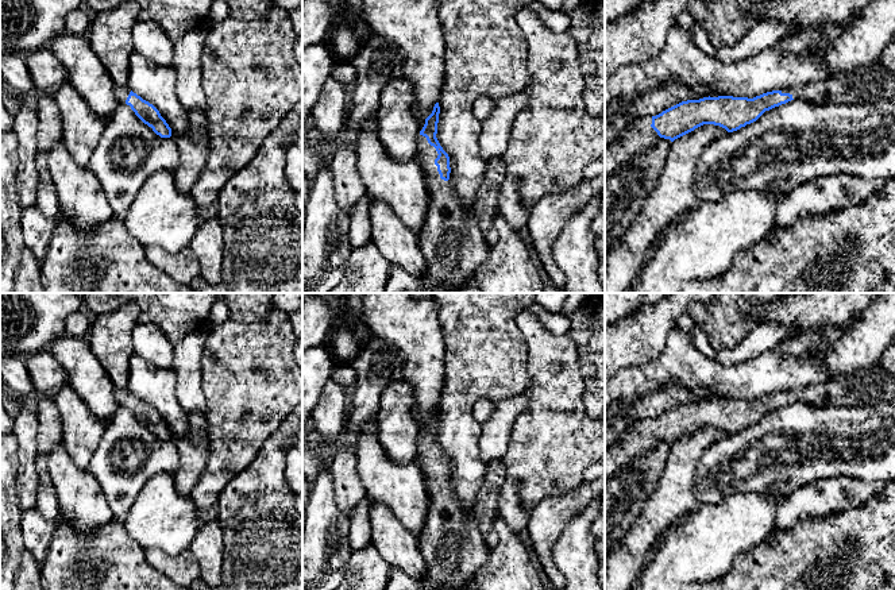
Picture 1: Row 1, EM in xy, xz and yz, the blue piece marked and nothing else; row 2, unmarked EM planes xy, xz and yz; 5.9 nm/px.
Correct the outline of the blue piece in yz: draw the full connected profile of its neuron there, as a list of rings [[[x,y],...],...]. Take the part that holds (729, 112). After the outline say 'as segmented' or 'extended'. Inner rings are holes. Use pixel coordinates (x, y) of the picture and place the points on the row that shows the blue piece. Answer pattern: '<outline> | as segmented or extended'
[[[877,59],[837,77],[767,92],[753,99],[709,96],[682,101],[656,116],[637,120],[618,140],[605,146],[605,180],[651,149],[659,136],[674,142],[703,124],[720,126],[733,132],[756,122],[765,111],[791,100],[852,105],[892,97],[895,74]]] | extended

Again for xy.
[[[115,86],[115,96],[120,103],[131,107],[135,115],[161,138],[174,136],[166,120],[161,116],[159,111],[143,100],[140,96],[128,89],[128,86]]] | extended

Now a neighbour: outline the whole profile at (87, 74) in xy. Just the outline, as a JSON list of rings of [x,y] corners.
[[[63,32],[51,42],[50,49],[66,69],[70,85],[94,113],[108,120],[120,101],[115,96],[115,84],[108,70],[86,35]]]

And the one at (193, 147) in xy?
[[[190,109],[188,117],[190,130],[184,135],[174,136],[181,157],[180,166],[174,171],[175,188],[185,194],[198,180],[209,153],[209,132],[204,109]]]

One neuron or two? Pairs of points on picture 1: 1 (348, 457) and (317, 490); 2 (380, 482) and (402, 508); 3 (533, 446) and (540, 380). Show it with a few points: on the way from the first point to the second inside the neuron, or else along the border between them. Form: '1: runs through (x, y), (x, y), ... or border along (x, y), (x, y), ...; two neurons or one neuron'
1: border along (328, 466), (332, 474), (334, 500), (338, 506); two neurons
2: runs through (386, 489), (398, 501); one neuron
3: runs through (540, 430), (540, 396); one neuron

